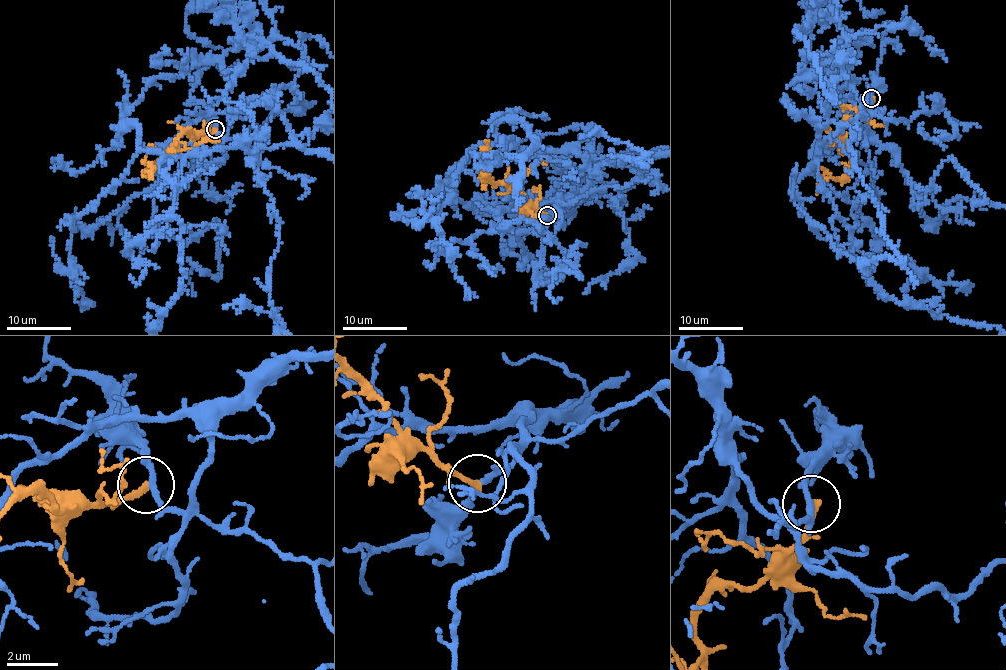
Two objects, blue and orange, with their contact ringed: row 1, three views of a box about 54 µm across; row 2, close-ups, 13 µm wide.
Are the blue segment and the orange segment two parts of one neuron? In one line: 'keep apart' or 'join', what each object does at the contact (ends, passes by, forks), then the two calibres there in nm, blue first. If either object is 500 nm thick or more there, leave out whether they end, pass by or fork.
keep apart | blue passes by | orange ends | 220/260 nm

